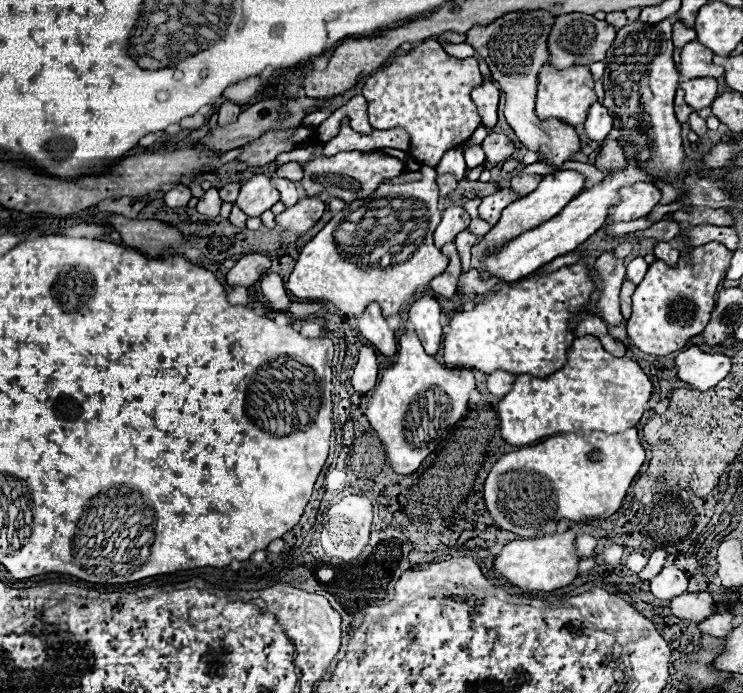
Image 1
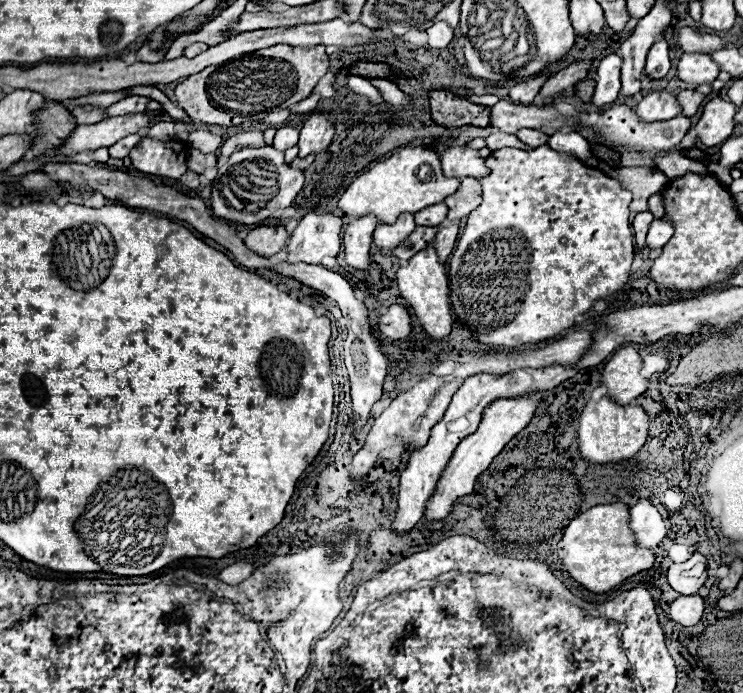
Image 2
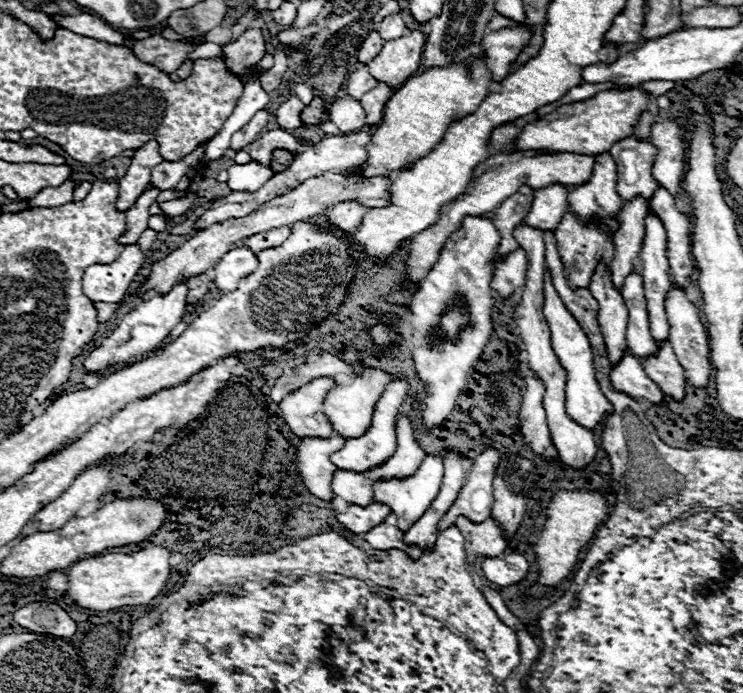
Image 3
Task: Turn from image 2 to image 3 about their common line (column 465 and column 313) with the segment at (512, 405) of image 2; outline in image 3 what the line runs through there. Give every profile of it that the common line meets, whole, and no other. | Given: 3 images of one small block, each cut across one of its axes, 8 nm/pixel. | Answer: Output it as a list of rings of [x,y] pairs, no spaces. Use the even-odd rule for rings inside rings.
[[[336,432],[328,440],[304,438],[298,444],[298,474],[306,490],[324,502],[334,500],[330,482],[336,466],[330,462],[330,454],[342,448],[342,444],[344,440]]]

